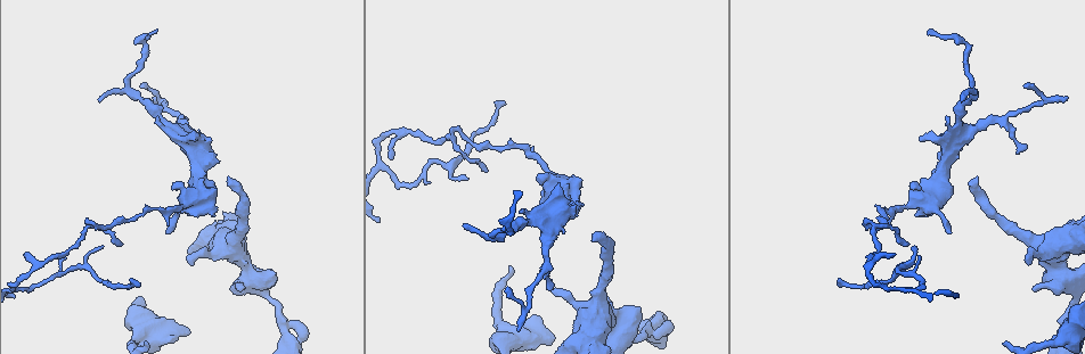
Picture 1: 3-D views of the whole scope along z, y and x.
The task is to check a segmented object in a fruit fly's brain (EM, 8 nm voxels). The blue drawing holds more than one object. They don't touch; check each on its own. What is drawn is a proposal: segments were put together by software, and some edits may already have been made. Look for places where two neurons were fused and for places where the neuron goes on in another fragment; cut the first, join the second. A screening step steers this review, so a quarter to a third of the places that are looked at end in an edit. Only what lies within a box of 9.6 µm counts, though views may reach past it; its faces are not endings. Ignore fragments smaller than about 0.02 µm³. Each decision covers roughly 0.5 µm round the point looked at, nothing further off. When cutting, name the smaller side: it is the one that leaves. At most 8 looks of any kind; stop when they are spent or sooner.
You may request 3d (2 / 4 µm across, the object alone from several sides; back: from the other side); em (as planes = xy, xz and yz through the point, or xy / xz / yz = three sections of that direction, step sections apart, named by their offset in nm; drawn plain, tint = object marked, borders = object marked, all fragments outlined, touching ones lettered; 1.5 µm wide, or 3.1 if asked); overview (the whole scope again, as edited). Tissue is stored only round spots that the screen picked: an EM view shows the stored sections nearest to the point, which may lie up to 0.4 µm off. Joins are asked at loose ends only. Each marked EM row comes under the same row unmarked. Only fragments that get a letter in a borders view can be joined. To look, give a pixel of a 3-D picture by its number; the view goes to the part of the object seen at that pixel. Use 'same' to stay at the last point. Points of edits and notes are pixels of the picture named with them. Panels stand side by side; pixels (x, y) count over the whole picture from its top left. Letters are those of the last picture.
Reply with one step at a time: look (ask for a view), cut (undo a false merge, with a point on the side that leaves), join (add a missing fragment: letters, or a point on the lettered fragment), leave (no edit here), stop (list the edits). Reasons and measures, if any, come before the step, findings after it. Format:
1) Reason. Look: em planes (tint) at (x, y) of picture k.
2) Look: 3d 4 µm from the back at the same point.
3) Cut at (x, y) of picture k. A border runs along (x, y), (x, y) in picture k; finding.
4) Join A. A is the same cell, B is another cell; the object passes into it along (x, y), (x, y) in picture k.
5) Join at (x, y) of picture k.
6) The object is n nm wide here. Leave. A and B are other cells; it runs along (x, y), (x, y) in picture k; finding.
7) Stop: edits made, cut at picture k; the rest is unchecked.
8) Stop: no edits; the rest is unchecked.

Thin end. Look: 3d 2 µm at (144, 87) of picture 1.

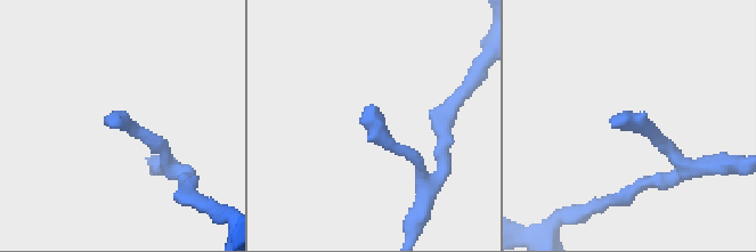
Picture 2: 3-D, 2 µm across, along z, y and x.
Look: em yz step 8 (tint) at (115, 116) of picture 2.

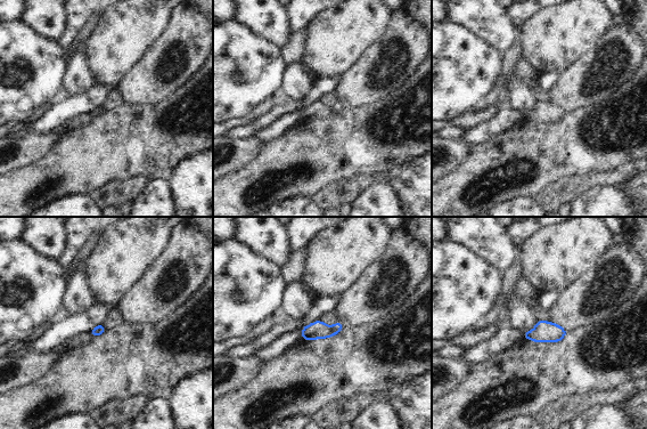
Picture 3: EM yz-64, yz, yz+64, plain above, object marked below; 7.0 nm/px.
Cut it another way. Look: em planes (borders) at the same point.

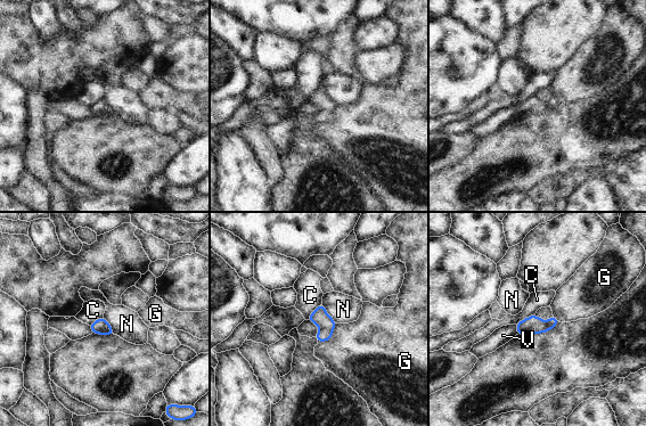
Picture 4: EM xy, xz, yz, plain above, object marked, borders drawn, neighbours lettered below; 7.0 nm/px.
The object is 110 nm wide here. Leave. C, G, N and V are other cells; a border runs along (321, 302), (308, 319) in picture 4; no lettered fragment goes on from it.

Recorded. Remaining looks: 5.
Sharp bend. Look: em planes (borders) at (648, 332) of picture 1.

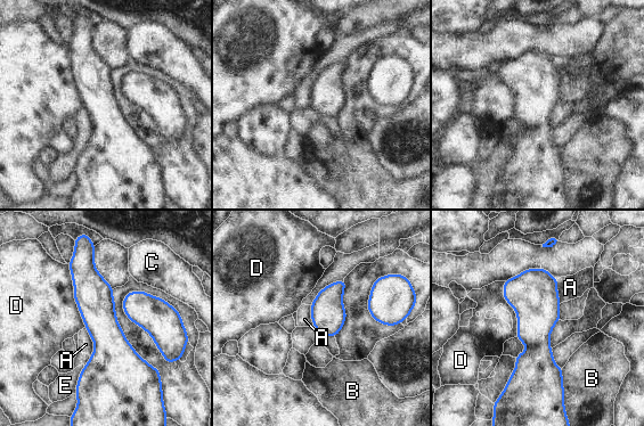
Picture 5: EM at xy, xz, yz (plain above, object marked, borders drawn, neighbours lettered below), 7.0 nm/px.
Leave. A, B, C, D and E are other cells; a border runs along (84, 327), (94, 343), (90, 357) in picture 5; one neuron here.

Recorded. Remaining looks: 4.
Branch stops here. Look: em planes (borders) at (187, 262) of picture 1.

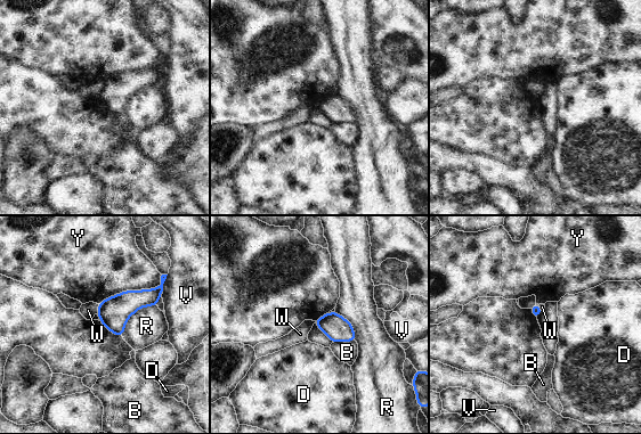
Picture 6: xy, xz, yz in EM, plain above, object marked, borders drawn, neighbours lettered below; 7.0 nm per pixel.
Leave. B, D, R, V, W and Y are other cells; a border runs along (98, 304), (96, 313) in picture 6; no lettered fragment goes on from it.

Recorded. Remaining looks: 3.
Stop: no edits; the rest is unchecked.

